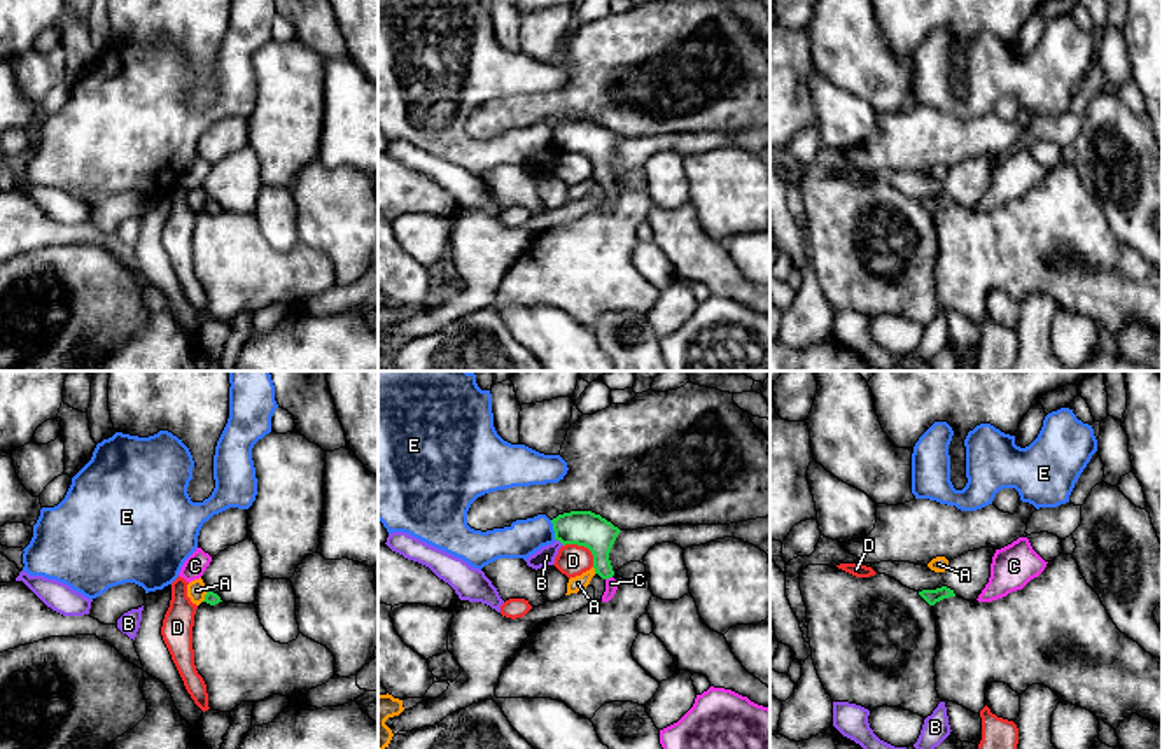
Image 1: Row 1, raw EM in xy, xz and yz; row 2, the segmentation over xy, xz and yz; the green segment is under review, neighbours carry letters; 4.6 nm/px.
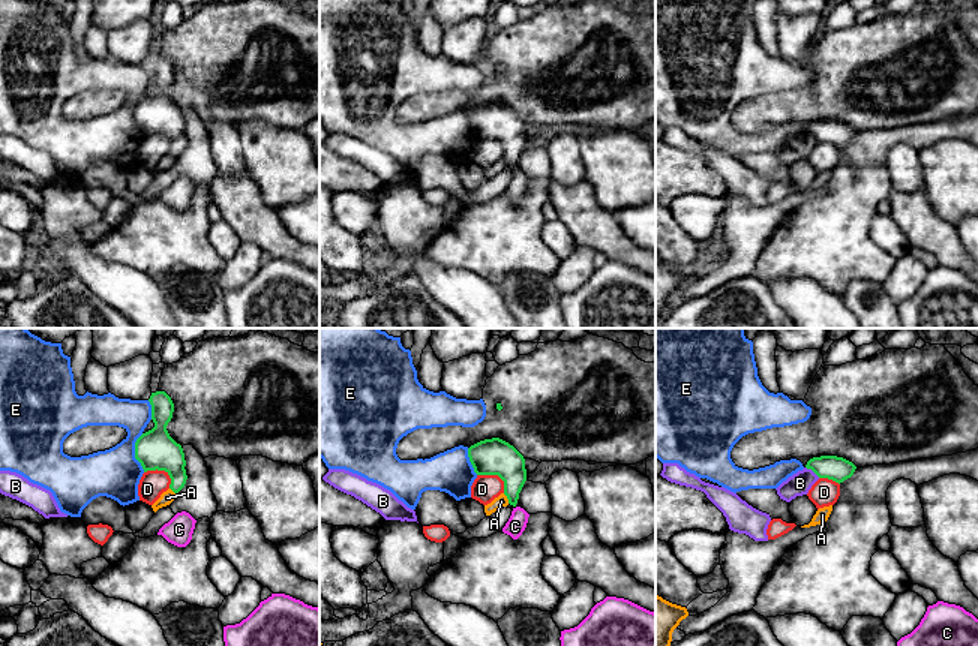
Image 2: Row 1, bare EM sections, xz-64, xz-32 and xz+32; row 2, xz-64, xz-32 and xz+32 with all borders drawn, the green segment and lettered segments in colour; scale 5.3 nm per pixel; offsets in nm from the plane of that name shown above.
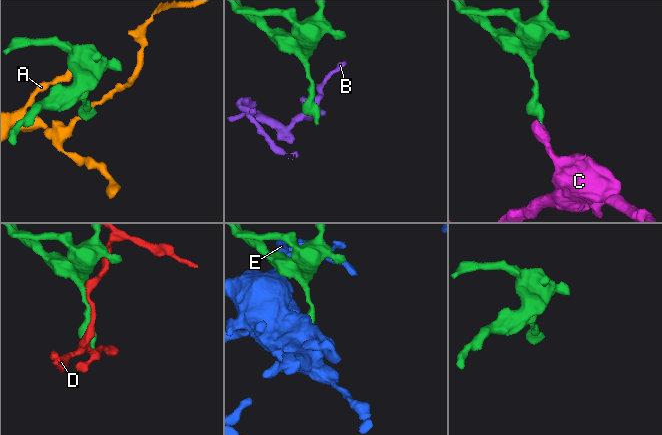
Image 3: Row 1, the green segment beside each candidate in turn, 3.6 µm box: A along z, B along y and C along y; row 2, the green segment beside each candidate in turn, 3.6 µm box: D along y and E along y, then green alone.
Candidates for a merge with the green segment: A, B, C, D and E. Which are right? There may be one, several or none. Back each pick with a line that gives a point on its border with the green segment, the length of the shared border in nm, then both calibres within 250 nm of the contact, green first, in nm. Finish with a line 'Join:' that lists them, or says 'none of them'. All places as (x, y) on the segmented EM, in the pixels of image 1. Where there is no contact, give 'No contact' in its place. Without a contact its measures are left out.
C: Touches green at xz (608, 578). Shared border 40 nm. Thickness 160 nm (green) against 60 nm
Join: C

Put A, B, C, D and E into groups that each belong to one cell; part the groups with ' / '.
A / B / C / D / E

